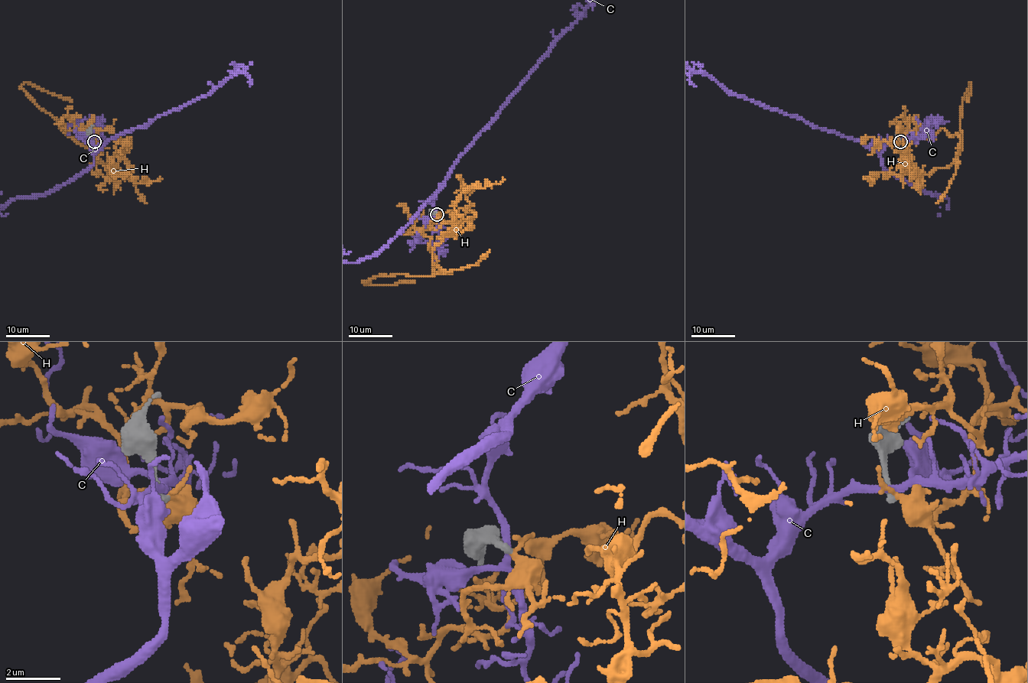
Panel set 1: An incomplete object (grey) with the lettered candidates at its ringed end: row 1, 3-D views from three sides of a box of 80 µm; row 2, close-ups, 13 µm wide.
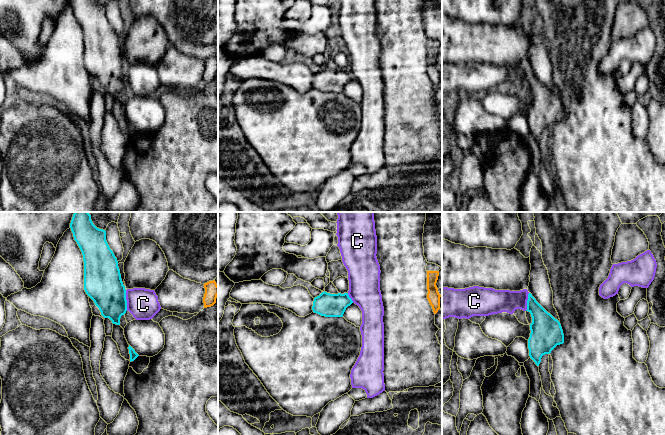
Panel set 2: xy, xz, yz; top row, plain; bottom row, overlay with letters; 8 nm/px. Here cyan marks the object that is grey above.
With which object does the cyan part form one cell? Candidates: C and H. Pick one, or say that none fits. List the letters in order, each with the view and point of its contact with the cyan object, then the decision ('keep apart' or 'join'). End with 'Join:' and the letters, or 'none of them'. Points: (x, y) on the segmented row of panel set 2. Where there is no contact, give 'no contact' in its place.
C: contact xy (126, 300); keep apart
H: no contact; join
Join: H

